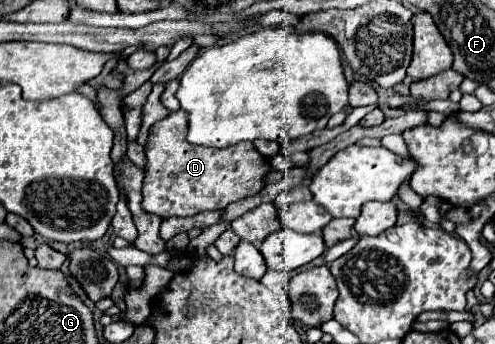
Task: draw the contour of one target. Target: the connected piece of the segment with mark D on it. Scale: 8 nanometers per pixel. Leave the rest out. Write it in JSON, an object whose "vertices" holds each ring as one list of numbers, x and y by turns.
{"vertices":[[183,109,169,113,149,129,147,173,143,179,143,209,167,217,189,217,203,211,219,211,233,201,257,195,271,165,251,141,227,149,191,145,187,141,187,115]]}

